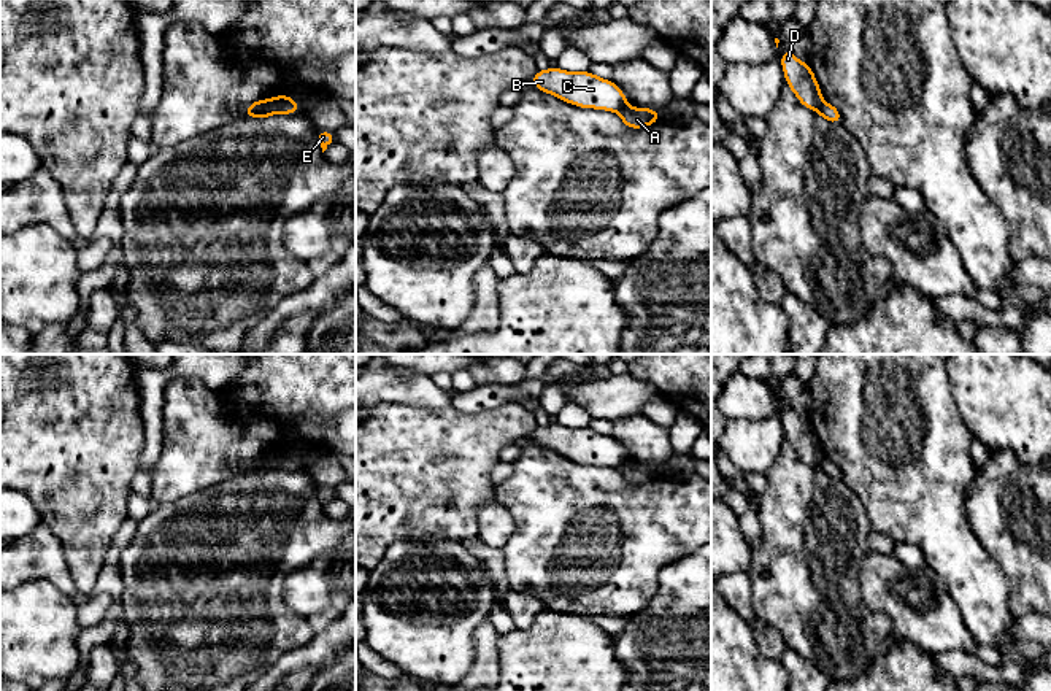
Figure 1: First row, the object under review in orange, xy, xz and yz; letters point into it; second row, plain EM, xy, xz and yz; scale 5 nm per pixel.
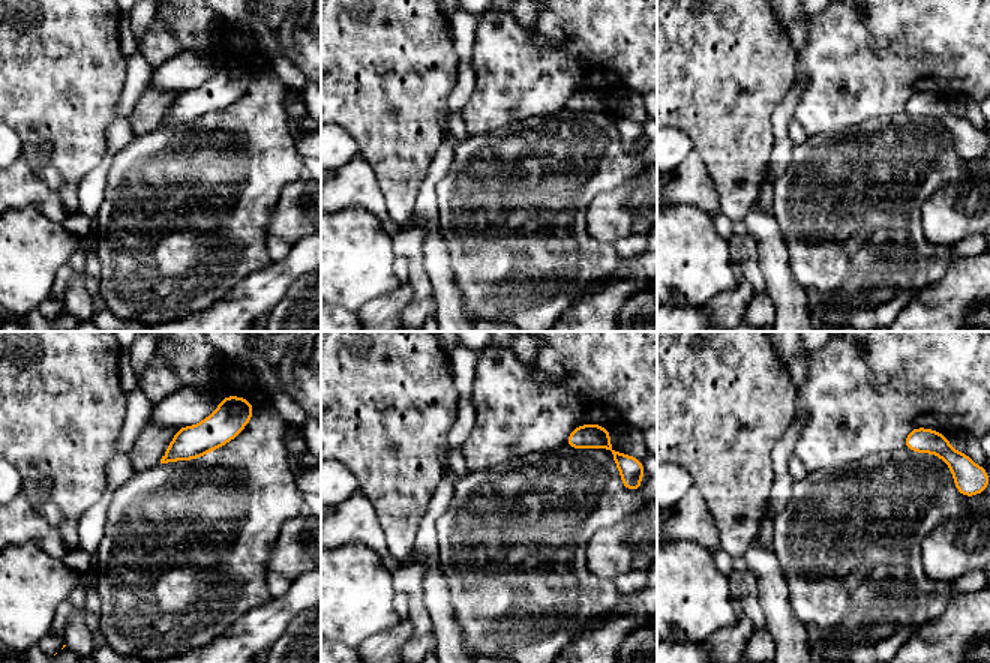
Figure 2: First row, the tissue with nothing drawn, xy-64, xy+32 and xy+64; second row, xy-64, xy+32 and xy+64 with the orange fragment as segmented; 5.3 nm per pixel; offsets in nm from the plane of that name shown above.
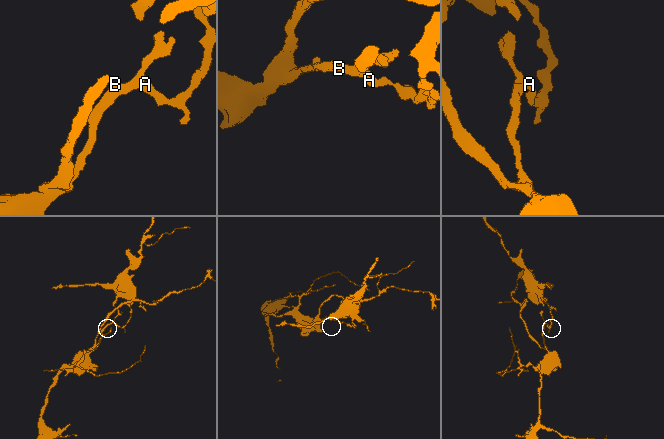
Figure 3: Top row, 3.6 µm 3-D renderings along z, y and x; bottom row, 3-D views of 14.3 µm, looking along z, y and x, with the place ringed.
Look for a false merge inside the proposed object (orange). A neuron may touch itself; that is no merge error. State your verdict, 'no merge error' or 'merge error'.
merge error

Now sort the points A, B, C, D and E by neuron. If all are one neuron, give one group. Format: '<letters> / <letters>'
A E / B C D

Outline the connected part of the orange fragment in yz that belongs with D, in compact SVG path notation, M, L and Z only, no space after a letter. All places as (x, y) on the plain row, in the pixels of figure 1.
M787 403L781 410L781 423L784 427L784 434L791 446L795 450L799 457L813 467L821 465L824 454L821 450L821 443L816 437L814 429L811 427L811 423L808 418L800 418Z

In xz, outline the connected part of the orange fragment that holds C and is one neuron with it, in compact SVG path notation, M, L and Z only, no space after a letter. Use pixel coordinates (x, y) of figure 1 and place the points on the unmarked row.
M551 423L538 426L530 435L535 445L551 450L579 464L619 467L627 462L626 450L611 437L592 427L565 427Z

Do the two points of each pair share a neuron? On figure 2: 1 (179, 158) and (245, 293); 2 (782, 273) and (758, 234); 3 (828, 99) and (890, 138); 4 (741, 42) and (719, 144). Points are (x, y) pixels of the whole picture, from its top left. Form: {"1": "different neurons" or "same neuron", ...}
{"1": "different neurons", "2": "same neuron", "3": "different neurons", "4": "same neuron"}

